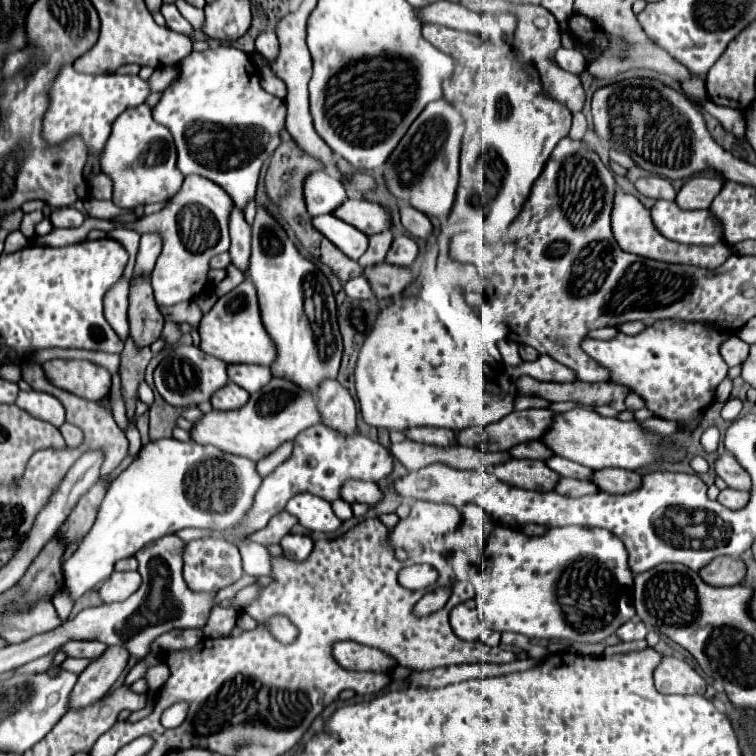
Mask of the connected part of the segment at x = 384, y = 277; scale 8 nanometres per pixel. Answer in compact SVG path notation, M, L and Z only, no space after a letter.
M380 264L380 268L372 268L372 272L364 272L372 280L372 290L378 300L400 296L412 282L414 272L410 268L396 268L390 264Z

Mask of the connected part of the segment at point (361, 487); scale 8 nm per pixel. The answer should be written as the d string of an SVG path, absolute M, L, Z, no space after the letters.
M356 480L356 482L344 486L342 500L350 502L350 504L362 502L362 504L368 504L368 506L376 506L376 504L380 504L384 500L384 494L382 494L382 490L376 484Z

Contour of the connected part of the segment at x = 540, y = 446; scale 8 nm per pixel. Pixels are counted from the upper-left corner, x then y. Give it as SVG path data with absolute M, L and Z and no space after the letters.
M528 440L524 444L516 444L516 448L508 450L512 458L536 458L536 460L548 460L554 456L554 452L542 442L542 440Z

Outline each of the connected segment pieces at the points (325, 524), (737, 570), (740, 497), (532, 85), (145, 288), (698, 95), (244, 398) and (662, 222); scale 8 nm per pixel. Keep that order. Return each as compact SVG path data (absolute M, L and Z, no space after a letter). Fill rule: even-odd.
M296 494L288 500L288 514L296 516L298 522L312 532L336 532L342 526L342 520L334 514L330 502L316 498L314 494Z
M718 556L706 568L700 570L700 576L712 586L736 586L746 576L746 564L740 558Z
M732 488L722 490L718 496L718 502L730 510L742 510L748 504L748 500L750 500L748 492L740 492L740 490L732 490Z
M430 22L422 26L422 34L432 46L456 56L462 66L460 74L444 82L444 100L456 106L466 122L460 174L490 174L490 190L498 190L496 220L508 220L510 226L554 146L570 132L572 114L564 104L544 96L536 68L514 62L512 50L502 50L476 34ZM476 74L482 76L482 82L474 80ZM480 156L490 156L490 172L482 172Z
M152 274L138 276L130 282L130 336L138 346L150 346L160 338L164 316L158 310L152 292Z
M688 78L688 80L682 80L682 90L696 98L696 100L708 100L708 94L706 94L706 84L702 78Z
M228 382L224 388L220 388L220 392L216 392L216 396L212 396L212 406L214 410L238 410L248 402L250 394L236 386L234 382Z
M658 200L650 214L658 232L668 240L696 246L722 242L722 226L710 210L682 210L674 202Z

